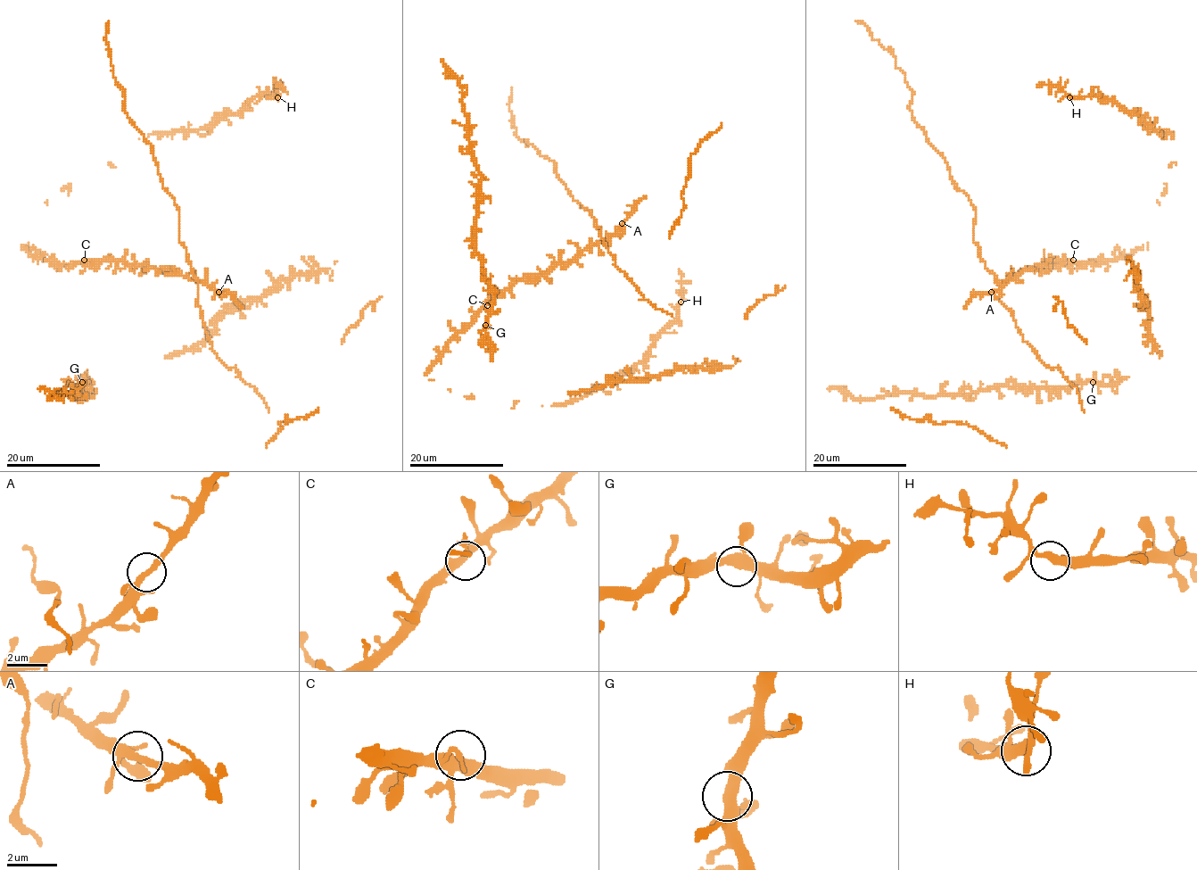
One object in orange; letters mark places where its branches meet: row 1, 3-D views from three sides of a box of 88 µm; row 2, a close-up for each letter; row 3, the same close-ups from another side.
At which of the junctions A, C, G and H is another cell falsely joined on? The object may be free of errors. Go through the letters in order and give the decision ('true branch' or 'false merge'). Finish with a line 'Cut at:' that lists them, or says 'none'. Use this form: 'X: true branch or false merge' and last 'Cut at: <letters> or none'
A: true branch
C: true branch
G: true branch
H: true branch
Cut at: none

